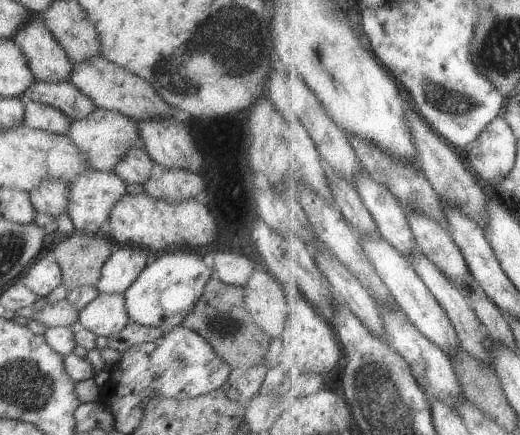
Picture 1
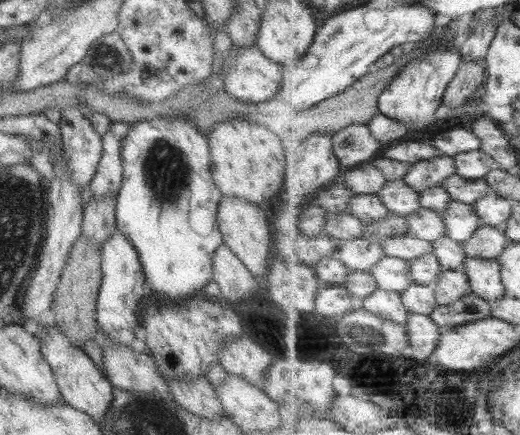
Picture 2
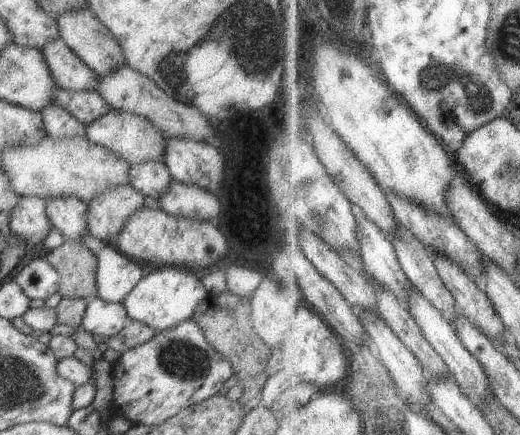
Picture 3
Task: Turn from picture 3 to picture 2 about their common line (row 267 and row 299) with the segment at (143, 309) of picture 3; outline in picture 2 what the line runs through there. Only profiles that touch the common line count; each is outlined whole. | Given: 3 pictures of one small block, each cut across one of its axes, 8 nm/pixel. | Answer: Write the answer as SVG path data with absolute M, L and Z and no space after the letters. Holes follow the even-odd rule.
M157 117L130 125L120 147L122 184L116 193L116 229L134 247L151 301L181 301L211 281L212 255L223 244L216 215L220 191L211 177L207 137L189 117Z

